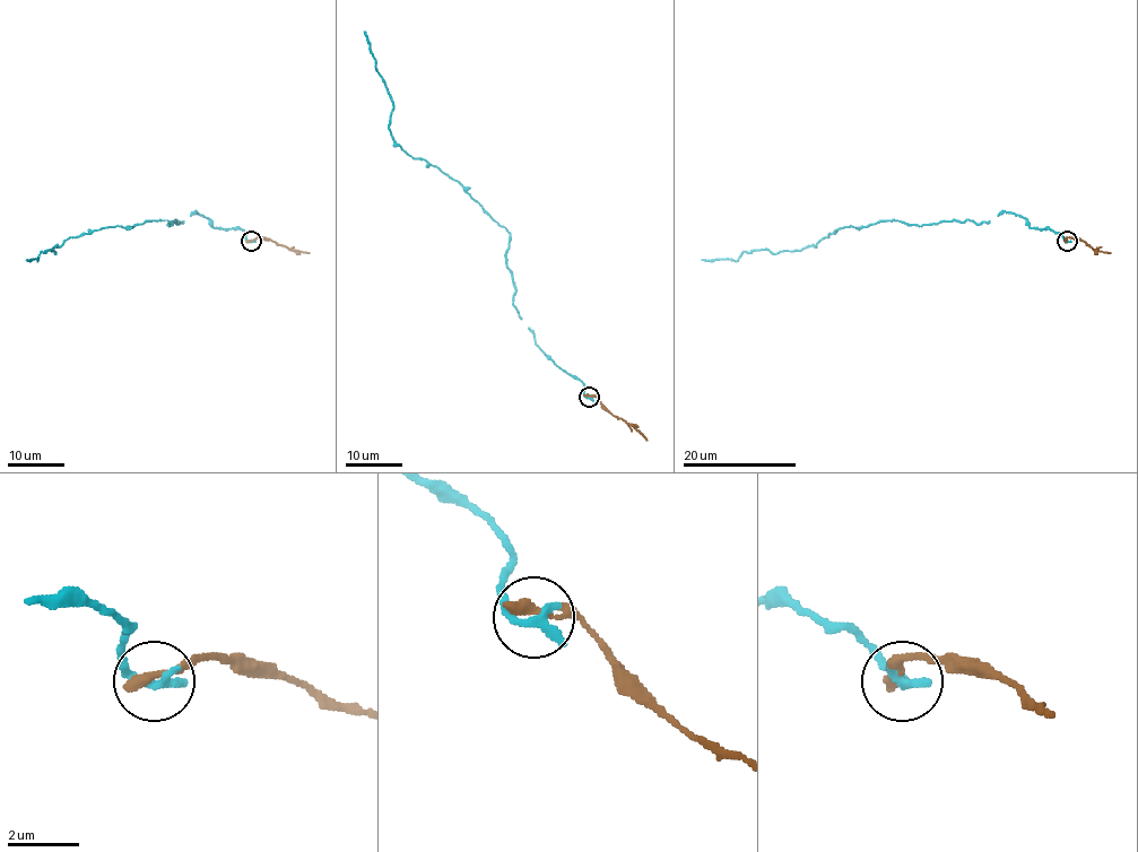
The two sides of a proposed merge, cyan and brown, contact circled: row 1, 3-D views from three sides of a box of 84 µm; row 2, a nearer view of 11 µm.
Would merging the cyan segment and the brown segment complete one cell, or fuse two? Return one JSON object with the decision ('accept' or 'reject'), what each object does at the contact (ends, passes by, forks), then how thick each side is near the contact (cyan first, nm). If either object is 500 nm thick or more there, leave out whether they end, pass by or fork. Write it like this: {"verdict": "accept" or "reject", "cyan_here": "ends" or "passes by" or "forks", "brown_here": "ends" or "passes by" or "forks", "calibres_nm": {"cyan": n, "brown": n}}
{"verdict": "accept", "cyan_here": "ends", "brown_here": "ends", "calibres_nm": {"cyan": 340, "brown": 340}}

